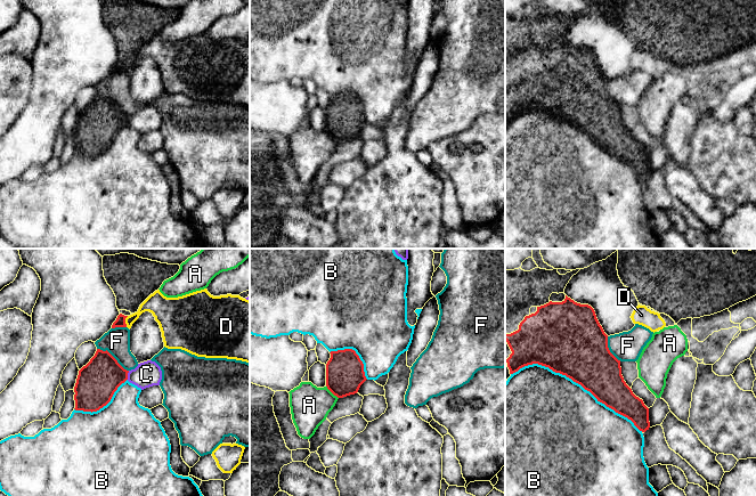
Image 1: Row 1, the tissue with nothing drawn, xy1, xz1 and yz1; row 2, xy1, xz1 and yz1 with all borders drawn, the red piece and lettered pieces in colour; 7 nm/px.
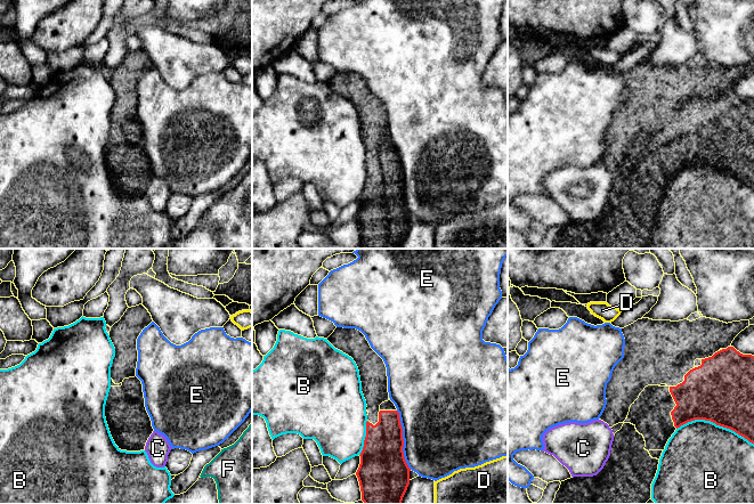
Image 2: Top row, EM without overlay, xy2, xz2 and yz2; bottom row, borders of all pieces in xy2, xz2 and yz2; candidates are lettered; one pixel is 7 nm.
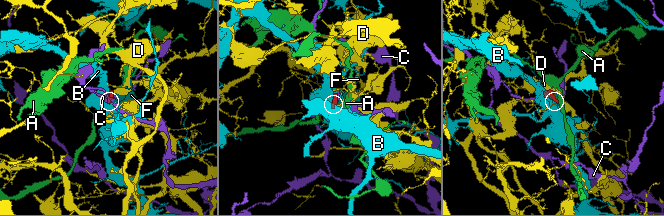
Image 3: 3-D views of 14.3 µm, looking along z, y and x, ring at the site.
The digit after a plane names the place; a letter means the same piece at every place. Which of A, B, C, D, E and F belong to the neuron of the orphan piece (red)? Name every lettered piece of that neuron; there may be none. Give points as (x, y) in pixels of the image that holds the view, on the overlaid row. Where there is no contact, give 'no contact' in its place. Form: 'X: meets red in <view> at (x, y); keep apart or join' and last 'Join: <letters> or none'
A: meets red in xz1 at (332, 392); keep apart
B: meets red in yz1 at (577, 382); keep apart
C: meets red in xy1 at (127, 375); keep apart
D: meets red in xy1 at (124, 322); keep apart
E: meets red in xz2 at (403, 440); keep apart
F: meets red in xy1 at (113, 357); keep apart
Join: none

